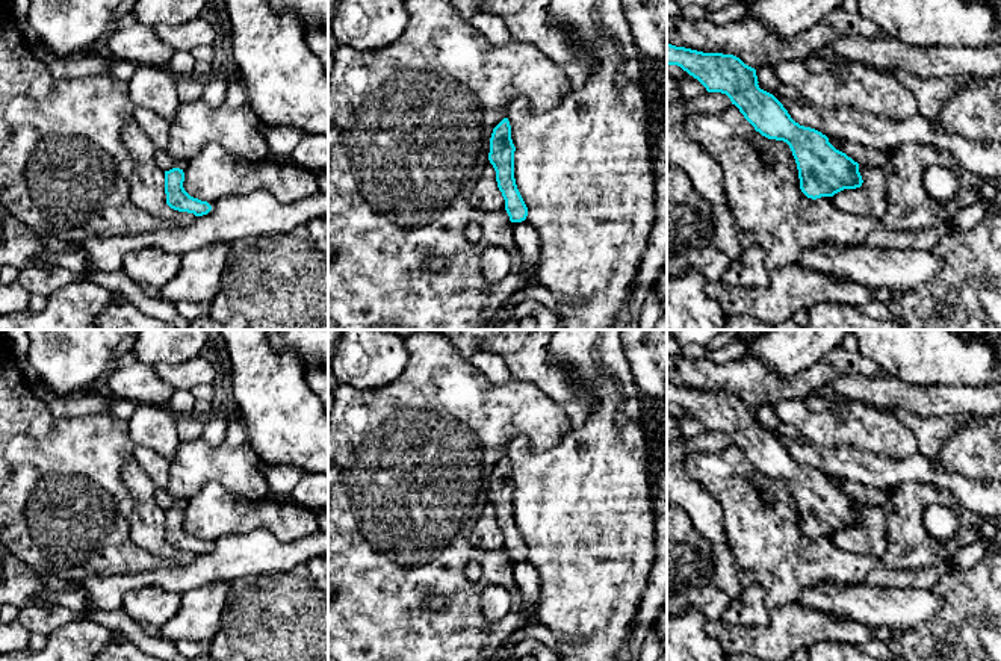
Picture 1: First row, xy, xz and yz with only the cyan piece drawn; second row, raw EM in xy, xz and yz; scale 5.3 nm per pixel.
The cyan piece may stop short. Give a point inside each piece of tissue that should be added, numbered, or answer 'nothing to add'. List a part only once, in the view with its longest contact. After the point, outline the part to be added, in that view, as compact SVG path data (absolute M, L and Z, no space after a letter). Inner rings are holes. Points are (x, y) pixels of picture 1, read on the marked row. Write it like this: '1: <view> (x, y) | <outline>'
nothing to add

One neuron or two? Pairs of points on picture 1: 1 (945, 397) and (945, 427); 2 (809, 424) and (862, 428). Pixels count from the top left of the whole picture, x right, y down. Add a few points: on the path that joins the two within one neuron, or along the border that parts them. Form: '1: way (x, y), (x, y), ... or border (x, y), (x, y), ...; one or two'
1: border (911, 410), (924, 416), (974, 416); two
2: way (823, 427), (849, 427); one

